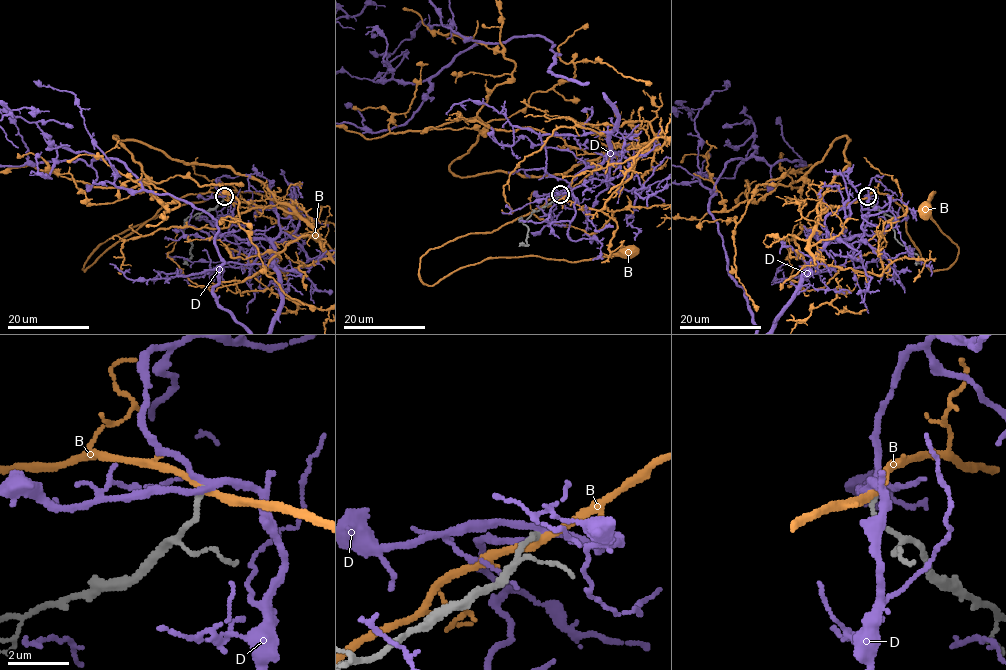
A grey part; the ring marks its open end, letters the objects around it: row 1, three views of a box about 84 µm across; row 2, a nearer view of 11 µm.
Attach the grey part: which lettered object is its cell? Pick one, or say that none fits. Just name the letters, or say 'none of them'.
none of them

